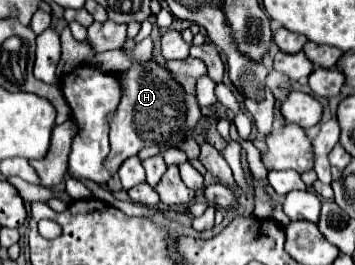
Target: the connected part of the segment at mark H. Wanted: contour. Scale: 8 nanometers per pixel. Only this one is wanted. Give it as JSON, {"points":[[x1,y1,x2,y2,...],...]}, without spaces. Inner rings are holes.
{"points":[[155,61,149,63,149,71,141,65,133,65,133,69,121,73,119,79,123,97,111,121,111,153,105,159,105,167,113,175,127,157,137,155,143,147,149,147,155,141,159,141,159,145,167,143,167,147,177,147,187,135,193,133,201,119,197,99,187,95,171,73,165,67,159,67]]}

